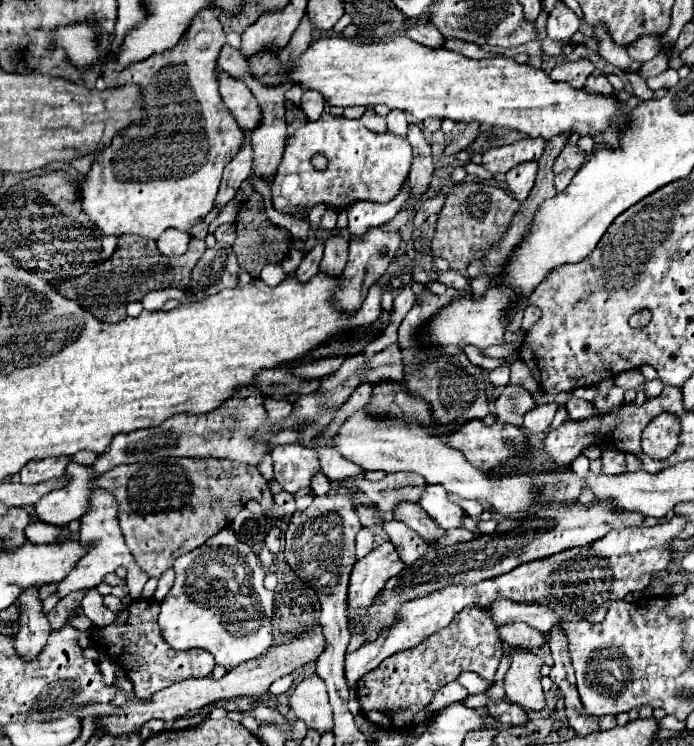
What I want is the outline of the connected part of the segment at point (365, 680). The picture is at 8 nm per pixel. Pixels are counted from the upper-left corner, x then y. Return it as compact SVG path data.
M477 605L465 607L447 627L435 631L413 651L401 651L385 659L385 663L381 663L375 671L363 675L361 683L357 683L361 711L373 725L381 729L407 729L413 725L415 715L433 701L435 691L445 687L449 681L455 681L463 671L473 671L487 679L487 683L493 683L501 655L503 643L497 637L497 627L491 615Z

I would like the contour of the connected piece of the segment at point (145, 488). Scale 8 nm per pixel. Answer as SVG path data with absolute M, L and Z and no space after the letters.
M159 457L147 463L131 463L119 465L95 479L95 487L109 491L119 505L119 525L125 535L127 547L131 549L135 561L149 577L161 577L165 569L173 567L175 559L201 547L207 539L215 537L217 531L231 525L235 515L245 507L249 499L259 501L259 505L267 511L273 507L273 493L269 491L265 479L261 477L255 465L215 465L203 459L175 459L175 457Z

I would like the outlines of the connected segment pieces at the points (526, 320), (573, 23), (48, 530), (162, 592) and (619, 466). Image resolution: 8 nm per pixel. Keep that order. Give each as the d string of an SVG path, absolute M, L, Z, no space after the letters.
M527 305L527 307L525 307L525 317L523 317L523 325L521 325L521 329L527 331L539 317L541 317L539 307L535 307L535 305Z
M559 1L547 19L547 37L563 45L571 45L571 39L577 31L579 31L577 15L565 3Z
M33 521L29 523L29 527L25 527L25 537L33 543L53 543L53 539L61 537L61 529L49 523Z
M169 569L161 579L159 579L159 587L157 587L157 591L155 591L155 599L157 601L161 601L161 599L165 599L165 595L169 593L169 589L171 589L171 583L173 581L173 569Z
M605 449L601 459L603 459L603 473L605 475L623 475L623 473L627 473L625 453L615 451L615 449Z

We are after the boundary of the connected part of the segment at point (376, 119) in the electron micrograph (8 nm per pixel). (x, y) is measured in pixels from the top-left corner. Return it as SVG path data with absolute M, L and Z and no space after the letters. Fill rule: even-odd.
M367 109L367 111L365 111L365 115L361 117L361 123L363 123L369 131L375 131L375 133L385 133L385 131L387 131L385 117L379 117L373 109Z

